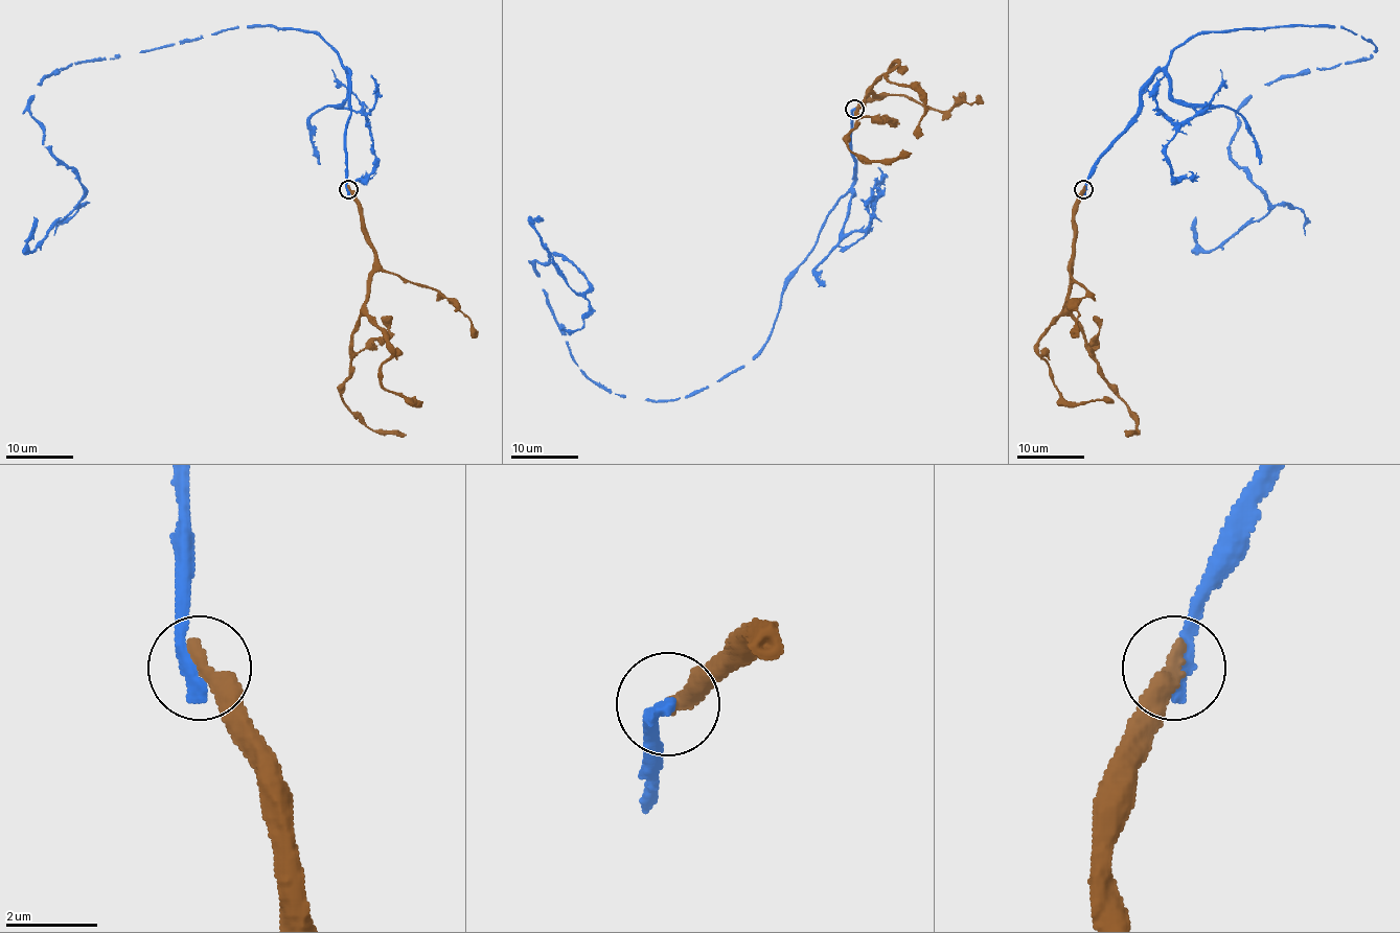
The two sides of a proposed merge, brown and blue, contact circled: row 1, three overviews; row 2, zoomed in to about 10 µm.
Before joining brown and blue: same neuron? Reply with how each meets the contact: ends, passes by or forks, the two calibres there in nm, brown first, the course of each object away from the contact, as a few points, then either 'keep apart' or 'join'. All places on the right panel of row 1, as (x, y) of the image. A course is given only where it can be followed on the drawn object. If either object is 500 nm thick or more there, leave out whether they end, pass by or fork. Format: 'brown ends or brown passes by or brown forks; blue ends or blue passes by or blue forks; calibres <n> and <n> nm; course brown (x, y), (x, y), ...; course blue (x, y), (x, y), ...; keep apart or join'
brown ends; blue ends; calibres 440 and 360 nm; course brown (1084, 190), (1074, 208), (1069, 311), (1098, 365), (1098, 373), (1134, 420), (1134, 430), (1128, 436); course blue (1084, 190), (1192, 38), (1369, 39), (1367, 60), (1237, 110), (1228, 155), (1268, 210), (1210, 251), (1196, 217); keep apart

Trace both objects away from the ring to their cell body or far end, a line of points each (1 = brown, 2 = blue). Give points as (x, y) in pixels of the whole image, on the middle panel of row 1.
1: (854, 109), (879, 98), (871, 94), (858, 108), (849, 134), (847, 146), (864, 160), (912, 153)
2: (854, 109), (855, 184), (765, 346), (678, 398), (579, 370), (535, 261), (590, 283), (538, 220)

